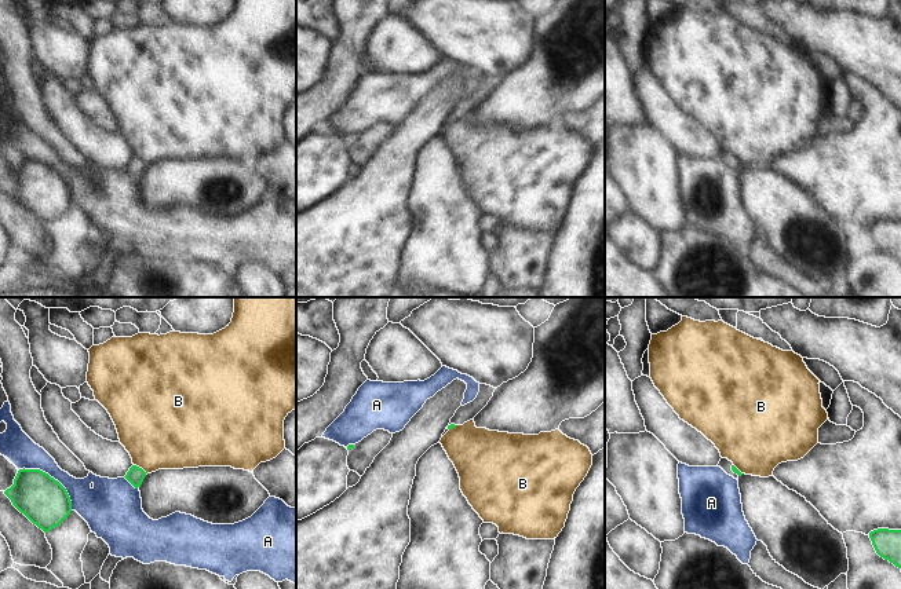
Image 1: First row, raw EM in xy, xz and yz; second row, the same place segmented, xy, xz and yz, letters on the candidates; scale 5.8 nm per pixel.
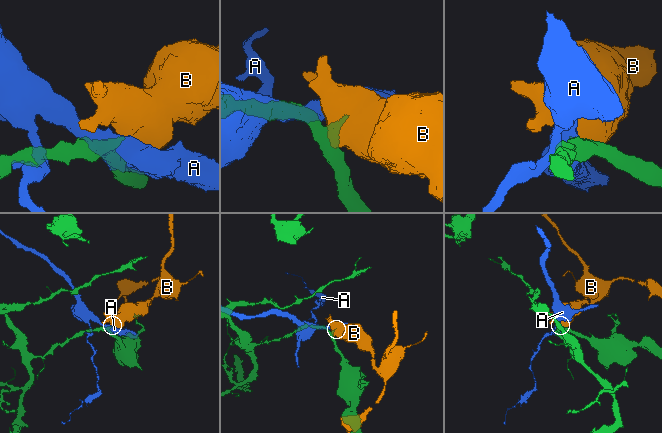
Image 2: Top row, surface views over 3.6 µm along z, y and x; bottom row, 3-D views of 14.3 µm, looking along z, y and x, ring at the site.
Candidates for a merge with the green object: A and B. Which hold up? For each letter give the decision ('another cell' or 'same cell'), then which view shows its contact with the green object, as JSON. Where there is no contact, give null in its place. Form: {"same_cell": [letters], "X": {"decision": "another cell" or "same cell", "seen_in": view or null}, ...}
{"same_cell": [], "A": {"decision": "another cell", "seen_in": "xy"}, "B": {"decision": "another cell", "seen_in": "xy"}}

